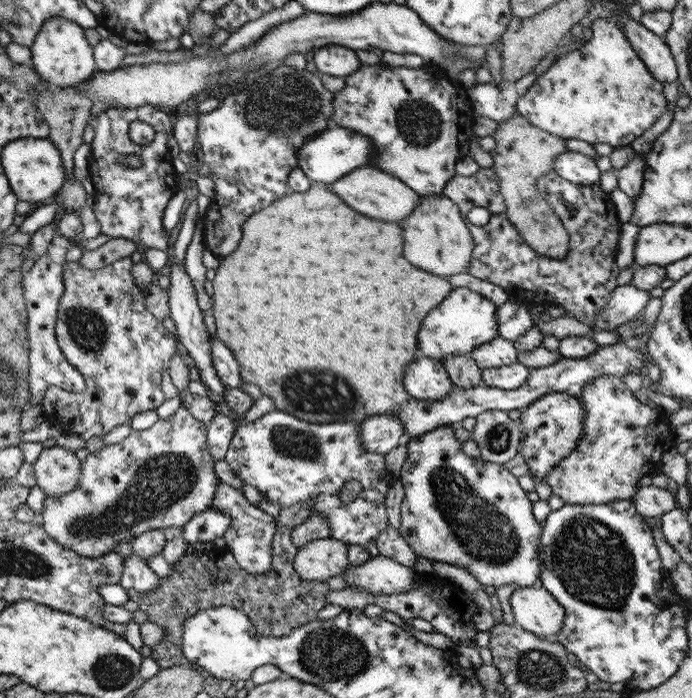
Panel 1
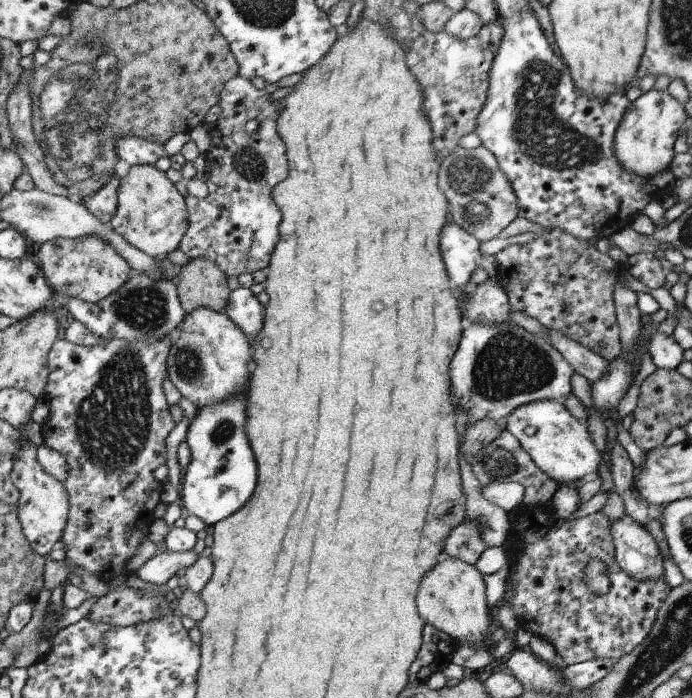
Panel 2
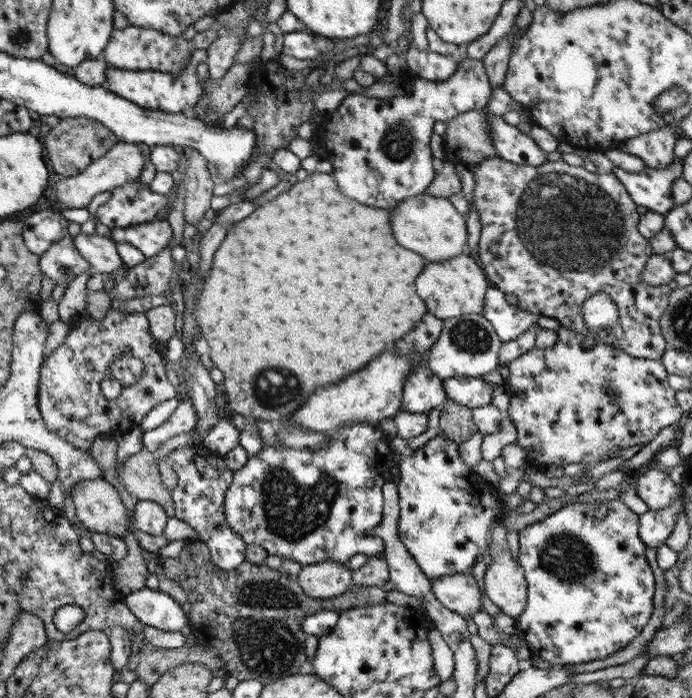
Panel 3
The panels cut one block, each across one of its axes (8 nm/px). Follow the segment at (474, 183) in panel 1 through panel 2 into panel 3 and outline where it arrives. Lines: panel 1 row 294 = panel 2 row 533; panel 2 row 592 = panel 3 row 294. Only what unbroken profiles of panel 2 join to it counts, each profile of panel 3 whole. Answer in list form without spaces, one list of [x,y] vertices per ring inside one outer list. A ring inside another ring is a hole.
[[[500,157],[498,158],[492,158],[482,160],[476,166],[473,166],[474,169],[474,179],[475,179],[475,197],[474,197],[474,206],[476,208],[476,211],[478,211],[478,214],[480,215],[480,223],[482,224],[482,232],[480,233],[480,243],[479,243],[479,257],[478,261],[480,263],[480,266],[483,268],[483,271],[485,272],[485,276],[487,277],[487,280],[489,282],[489,285],[491,287],[494,287],[498,290],[500,290],[504,294],[514,294],[514,296],[518,297],[518,307],[520,307],[522,310],[531,312],[535,316],[548,316],[548,318],[555,318],[558,320],[562,326],[565,326],[566,328],[572,329],[573,331],[579,332],[582,336],[584,336],[585,340],[588,340],[587,343],[590,344],[593,342],[593,339],[597,339],[597,337],[606,344],[609,344],[610,346],[621,348],[624,352],[627,352],[632,357],[639,357],[644,359],[650,359],[650,360],[658,360],[662,358],[662,353],[668,348],[668,344],[666,340],[664,340],[664,337],[662,336],[662,331],[660,328],[660,317],[662,314],[664,314],[664,311],[666,310],[666,307],[668,307],[668,296],[670,296],[671,289],[667,286],[662,284],[662,286],[650,286],[650,284],[644,284],[641,279],[641,275],[644,274],[643,271],[645,270],[646,261],[648,261],[648,258],[650,256],[654,255],[654,250],[652,250],[652,246],[650,246],[650,242],[648,239],[644,238],[644,236],[640,235],[640,232],[638,231],[638,222],[641,217],[641,214],[639,214],[636,211],[637,204],[630,198],[630,195],[626,192],[626,189],[624,188],[624,185],[620,182],[620,179],[616,177],[614,174],[610,173],[591,173],[584,169],[584,167],[574,167],[571,165],[568,165],[568,163],[565,163],[563,160],[560,161],[548,161],[544,164],[541,164],[540,166],[530,166],[530,165],[519,165],[507,160],[504,160]],[[596,293],[606,293],[610,299],[612,299],[612,302],[616,304],[616,307],[618,307],[618,314],[619,319],[618,322],[611,327],[608,327],[605,331],[598,332],[598,336],[596,337],[596,333],[593,333],[593,336],[591,333],[588,332],[585,326],[585,320],[582,314],[582,305],[586,303],[586,300],[588,298],[592,297]]]

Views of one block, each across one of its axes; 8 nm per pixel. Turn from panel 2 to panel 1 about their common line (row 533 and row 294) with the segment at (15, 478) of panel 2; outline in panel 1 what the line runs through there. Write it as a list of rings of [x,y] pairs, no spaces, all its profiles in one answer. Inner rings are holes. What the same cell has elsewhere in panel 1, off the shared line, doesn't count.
[[[48,255],[36,258],[36,263],[30,268],[30,272],[26,272],[23,276],[22,287],[29,318],[28,406],[41,403],[46,389],[50,386],[57,386],[71,393],[84,391],[86,389],[84,376],[66,361],[55,334],[58,308],[65,290],[63,266],[52,262]]]

